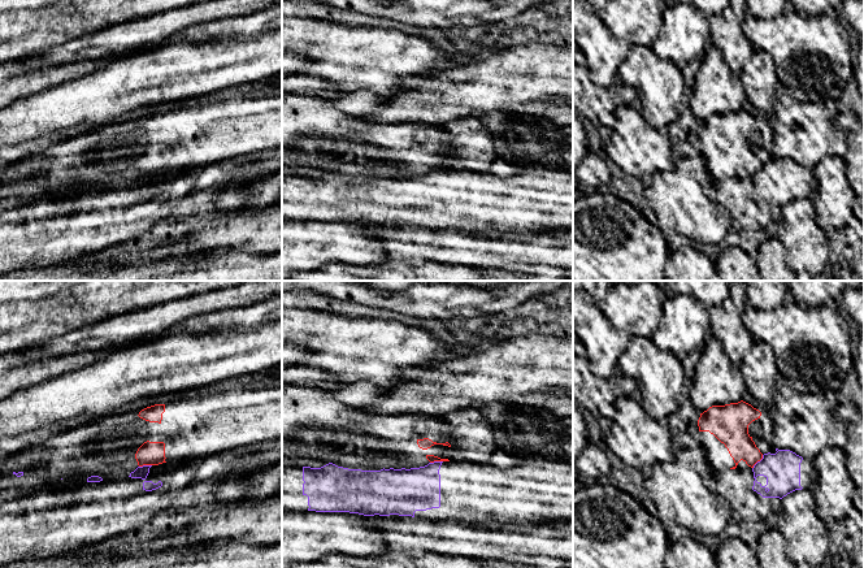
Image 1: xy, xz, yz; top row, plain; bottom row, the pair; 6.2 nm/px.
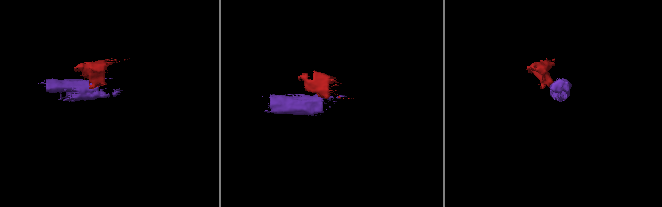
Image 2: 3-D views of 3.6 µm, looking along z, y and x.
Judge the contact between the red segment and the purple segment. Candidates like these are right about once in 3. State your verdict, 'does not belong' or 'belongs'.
does not belong

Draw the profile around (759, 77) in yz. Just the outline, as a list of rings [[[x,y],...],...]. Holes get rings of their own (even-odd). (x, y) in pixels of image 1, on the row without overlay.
[[[754,49],[743,65],[739,77],[747,100],[764,117],[773,112],[773,94],[780,84],[772,56],[761,49]]]

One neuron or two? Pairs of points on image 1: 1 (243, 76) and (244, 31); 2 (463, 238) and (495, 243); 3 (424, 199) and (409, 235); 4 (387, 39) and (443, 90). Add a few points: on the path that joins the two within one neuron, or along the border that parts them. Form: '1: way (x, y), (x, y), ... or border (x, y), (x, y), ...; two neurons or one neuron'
1: border (268, 34), (229, 46), (215, 46); two neurons
2: way (470, 241), (487, 243); one neuron
3: border (383, 224), (411, 224), (443, 230); two neurons
4: border (441, 69), (421, 76), (409, 76), (396, 82); two neurons

